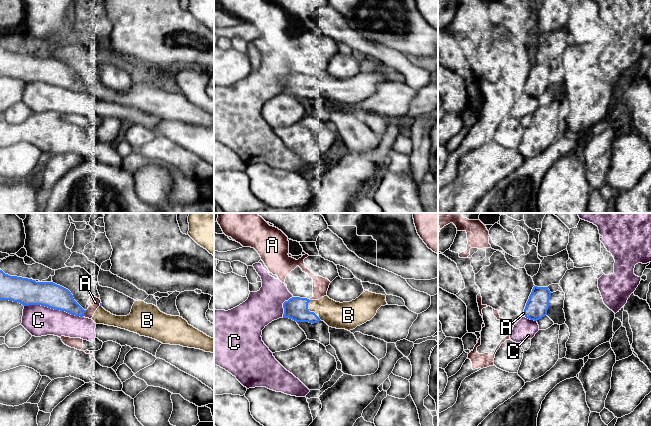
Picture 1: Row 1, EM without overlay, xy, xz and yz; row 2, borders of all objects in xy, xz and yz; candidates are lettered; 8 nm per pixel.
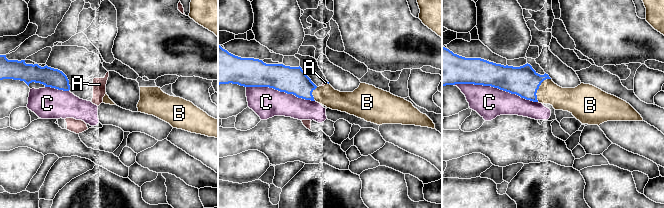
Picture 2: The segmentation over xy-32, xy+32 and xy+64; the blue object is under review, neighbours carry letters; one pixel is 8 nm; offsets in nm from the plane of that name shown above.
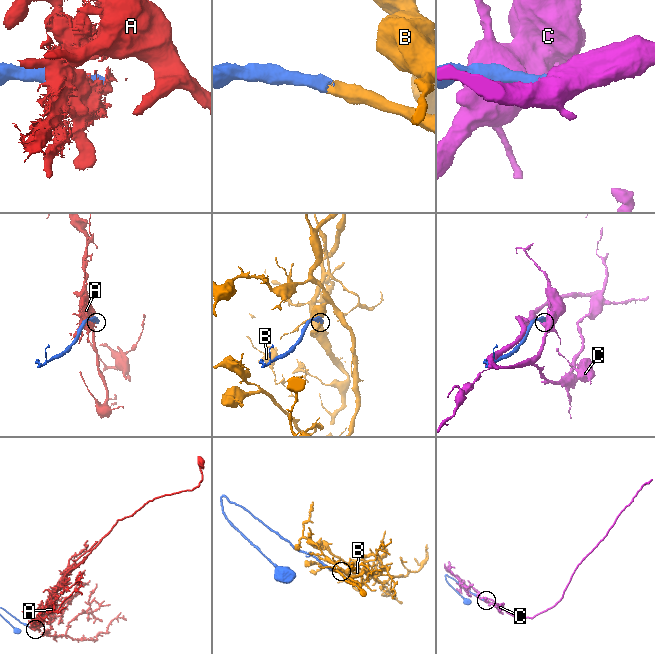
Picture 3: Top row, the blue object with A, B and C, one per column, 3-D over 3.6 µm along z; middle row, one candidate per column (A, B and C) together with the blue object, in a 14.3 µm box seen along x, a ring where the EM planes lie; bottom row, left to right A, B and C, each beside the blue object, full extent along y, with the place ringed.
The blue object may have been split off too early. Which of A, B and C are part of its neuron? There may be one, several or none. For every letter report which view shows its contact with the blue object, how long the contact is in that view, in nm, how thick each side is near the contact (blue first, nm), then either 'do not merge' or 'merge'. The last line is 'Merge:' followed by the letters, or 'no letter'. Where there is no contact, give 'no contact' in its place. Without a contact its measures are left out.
A: meets blue in xy; contact 70 nm long; 190 nm thick on the blue side, 80 nm on the other; do not merge
B: meets blue in xz; contact 190 nm long; 190 nm thick on the blue side, 220 nm on the other; merge
C: meets blue in xy; contact 480 nm long; 220 nm thick on the blue side, 240 nm on the other; do not merge
Merge: B

